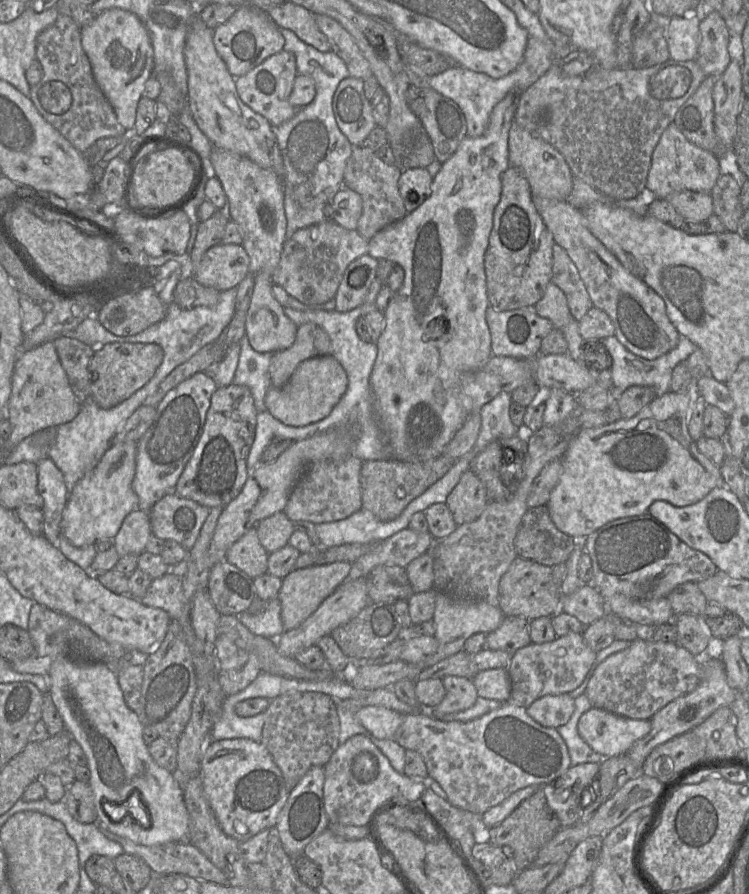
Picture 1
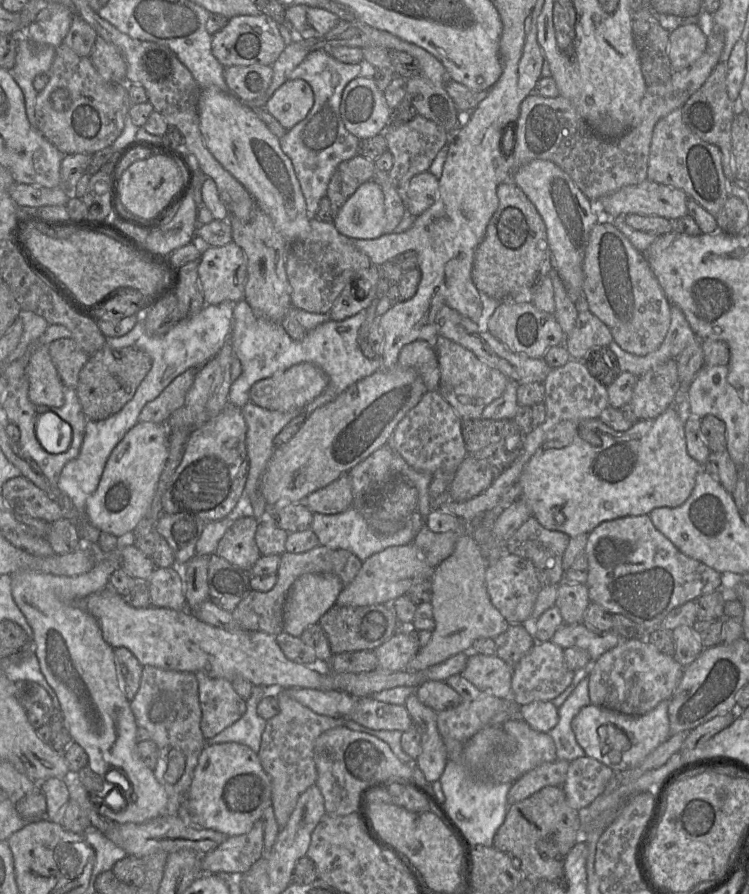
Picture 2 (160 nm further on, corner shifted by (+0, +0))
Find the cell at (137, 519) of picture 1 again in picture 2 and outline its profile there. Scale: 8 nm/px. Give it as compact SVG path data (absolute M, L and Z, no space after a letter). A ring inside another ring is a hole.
M120 546L111 553L97 558L90 571L78 576L57 576L30 570L13 573L11 593L33 629L35 654L41 672L58 697L71 737L88 755L90 769L101 777L100 786L88 791L91 803L98 808L99 814L117 824L143 823L165 814L167 794L154 772L144 764L138 754L138 726L130 701L123 691L114 648L104 640L96 618L77 604L78 600L109 588L110 577L119 568L121 568ZM112 791L120 793L126 803L120 807L101 806L101 802L106 800Z

